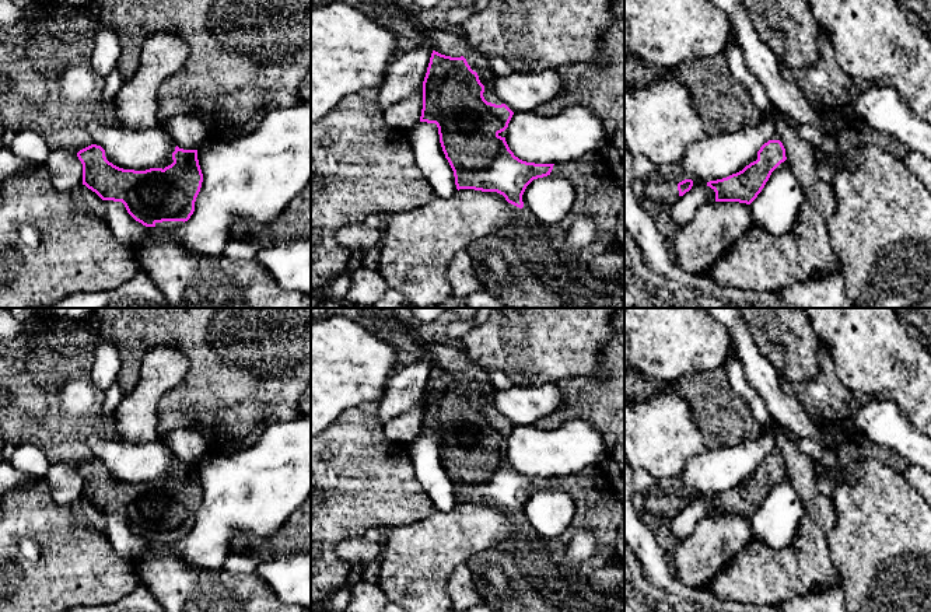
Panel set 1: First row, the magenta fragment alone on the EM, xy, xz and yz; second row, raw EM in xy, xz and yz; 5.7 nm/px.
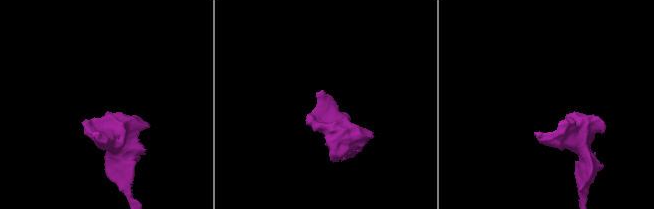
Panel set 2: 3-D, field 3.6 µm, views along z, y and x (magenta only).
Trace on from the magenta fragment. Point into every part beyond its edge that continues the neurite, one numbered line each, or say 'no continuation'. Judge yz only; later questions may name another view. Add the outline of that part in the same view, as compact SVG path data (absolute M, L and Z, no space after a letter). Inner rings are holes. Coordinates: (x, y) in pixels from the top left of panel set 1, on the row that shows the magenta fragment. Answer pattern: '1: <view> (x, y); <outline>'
1: yz (657, 191); M657 178L644 179L644 195L651 202L661 203L665 207L671 206L679 199L676 183Z

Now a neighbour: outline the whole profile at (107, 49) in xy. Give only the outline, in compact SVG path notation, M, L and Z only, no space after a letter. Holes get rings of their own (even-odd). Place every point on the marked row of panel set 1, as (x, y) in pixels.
M91 0L87 4L88 15L95 25L94 53L91 57L92 67L105 78L118 69L120 46L118 36L101 15L99 6Z

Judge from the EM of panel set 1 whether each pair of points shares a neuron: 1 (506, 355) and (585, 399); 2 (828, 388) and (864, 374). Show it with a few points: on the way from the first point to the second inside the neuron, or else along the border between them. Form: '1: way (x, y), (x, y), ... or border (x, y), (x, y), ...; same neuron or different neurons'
1: border (588, 376), (574, 376), (555, 383); different neurons
2: border (829, 352), (836, 377), (853, 394); different neurons

